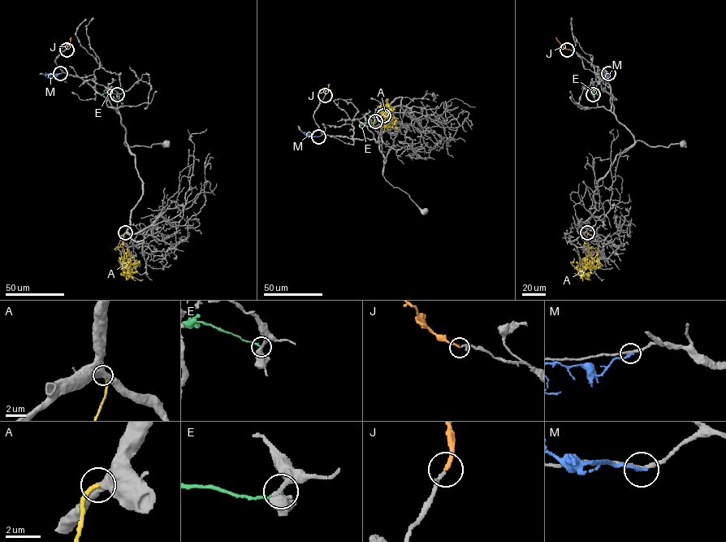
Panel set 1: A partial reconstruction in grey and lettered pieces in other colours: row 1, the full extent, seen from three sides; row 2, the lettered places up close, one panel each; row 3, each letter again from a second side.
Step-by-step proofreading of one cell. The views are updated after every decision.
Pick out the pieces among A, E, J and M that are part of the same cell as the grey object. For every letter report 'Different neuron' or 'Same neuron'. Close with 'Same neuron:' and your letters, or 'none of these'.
A: Different neuron
E: Different neuron
J: Same neuron
M: Different neuron
Same neuron: J

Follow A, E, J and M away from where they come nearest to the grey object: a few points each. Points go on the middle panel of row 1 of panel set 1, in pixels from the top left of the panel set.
A: (383, 115), (381, 113), (378, 116), (382, 114), (379, 110), (385, 110), (386, 101)
E: (375, 121), (366, 121), (359, 127)
J: (325, 95), (330, 84)
M: (318, 136), (304, 132)

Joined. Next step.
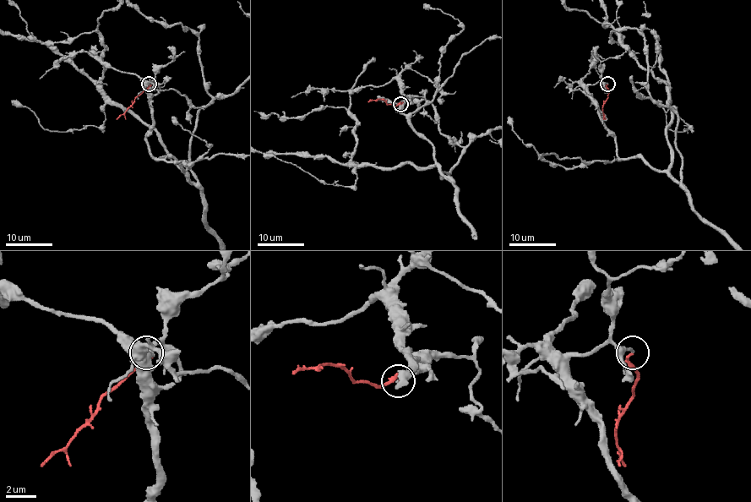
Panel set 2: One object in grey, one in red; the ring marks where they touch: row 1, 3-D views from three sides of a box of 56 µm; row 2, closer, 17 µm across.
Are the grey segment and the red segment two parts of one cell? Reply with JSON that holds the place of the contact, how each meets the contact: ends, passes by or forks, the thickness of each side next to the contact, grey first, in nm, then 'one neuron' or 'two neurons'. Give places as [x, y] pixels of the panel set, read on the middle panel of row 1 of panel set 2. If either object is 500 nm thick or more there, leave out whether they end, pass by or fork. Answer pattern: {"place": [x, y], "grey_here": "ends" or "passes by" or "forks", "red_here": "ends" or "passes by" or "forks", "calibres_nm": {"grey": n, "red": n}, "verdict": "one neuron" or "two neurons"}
{"place": [400, 104], "grey_here": "ends", "red_here": "ends", "calibres_nm": {"grey": 150, "red": 170}, "verdict": "two neurons"}

